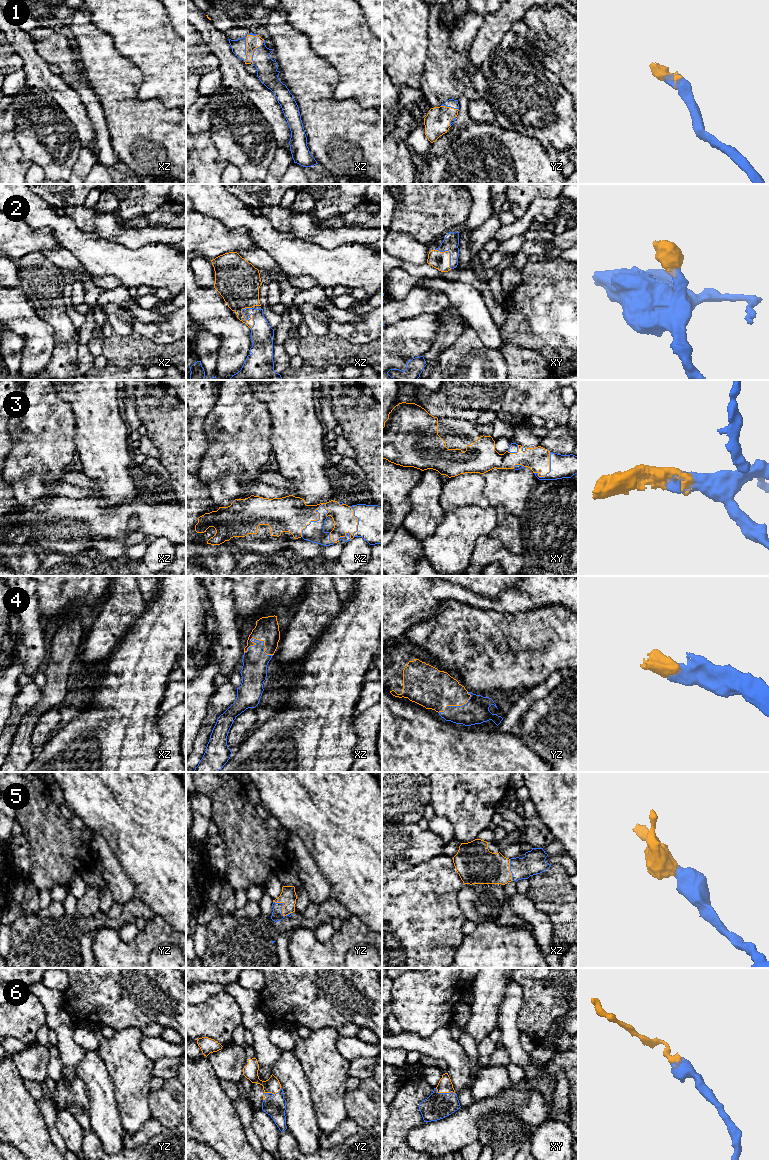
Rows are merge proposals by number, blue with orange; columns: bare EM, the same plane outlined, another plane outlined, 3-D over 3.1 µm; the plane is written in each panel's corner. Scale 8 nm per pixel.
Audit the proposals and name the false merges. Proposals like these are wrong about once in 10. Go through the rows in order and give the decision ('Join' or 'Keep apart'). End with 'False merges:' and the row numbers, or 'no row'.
1: Join
2: Join
3: Join
4: Join
5: Join
6: Join
False merges: no row

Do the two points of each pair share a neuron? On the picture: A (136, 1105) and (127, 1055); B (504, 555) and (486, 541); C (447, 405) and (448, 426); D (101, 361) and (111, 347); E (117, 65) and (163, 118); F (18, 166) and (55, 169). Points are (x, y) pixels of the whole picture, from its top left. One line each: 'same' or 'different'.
A: same
B: same
C: different
D: different
E: same
F: different

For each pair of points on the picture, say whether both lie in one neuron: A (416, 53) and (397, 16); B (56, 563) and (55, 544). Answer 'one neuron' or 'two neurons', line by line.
A: one neuron
B: two neurons

